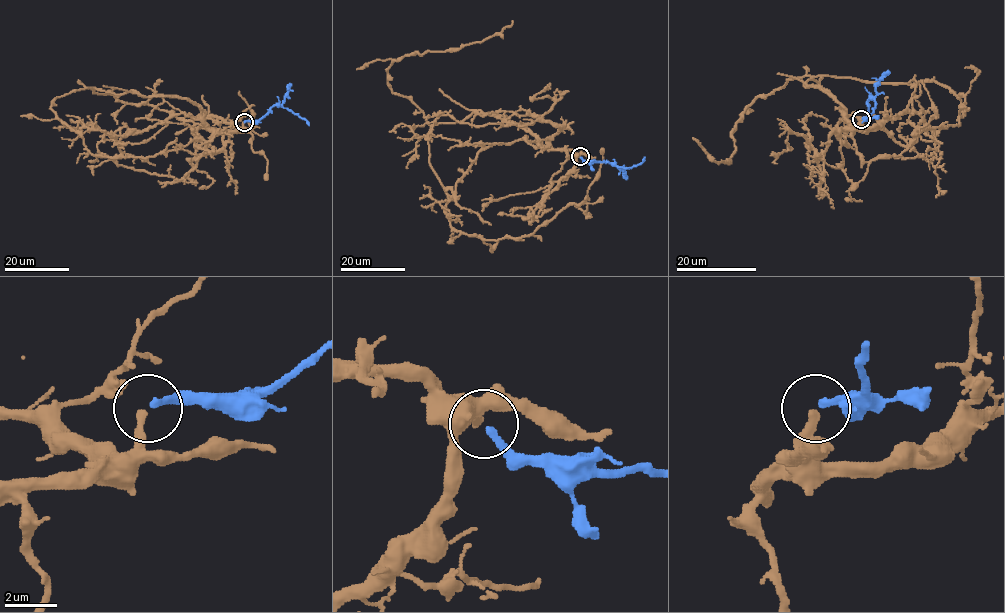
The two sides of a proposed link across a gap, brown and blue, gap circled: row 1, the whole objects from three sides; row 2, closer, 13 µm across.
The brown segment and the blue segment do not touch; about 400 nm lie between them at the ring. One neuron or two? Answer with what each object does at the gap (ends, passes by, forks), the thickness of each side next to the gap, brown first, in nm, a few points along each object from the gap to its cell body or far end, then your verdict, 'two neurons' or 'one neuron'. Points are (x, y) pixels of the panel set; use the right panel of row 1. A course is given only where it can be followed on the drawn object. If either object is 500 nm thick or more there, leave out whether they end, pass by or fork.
brown ends | blue ends | 300/280 nm | brown via (861, 119), (852, 130), (846, 109), (806, 83), (934, 81), (965, 103), (957, 125), (916, 130), (851, 190) | blue via (862, 119), (868, 115), (868, 100), (873, 98), (876, 104), (874, 111), (862, 123) | one neuron

